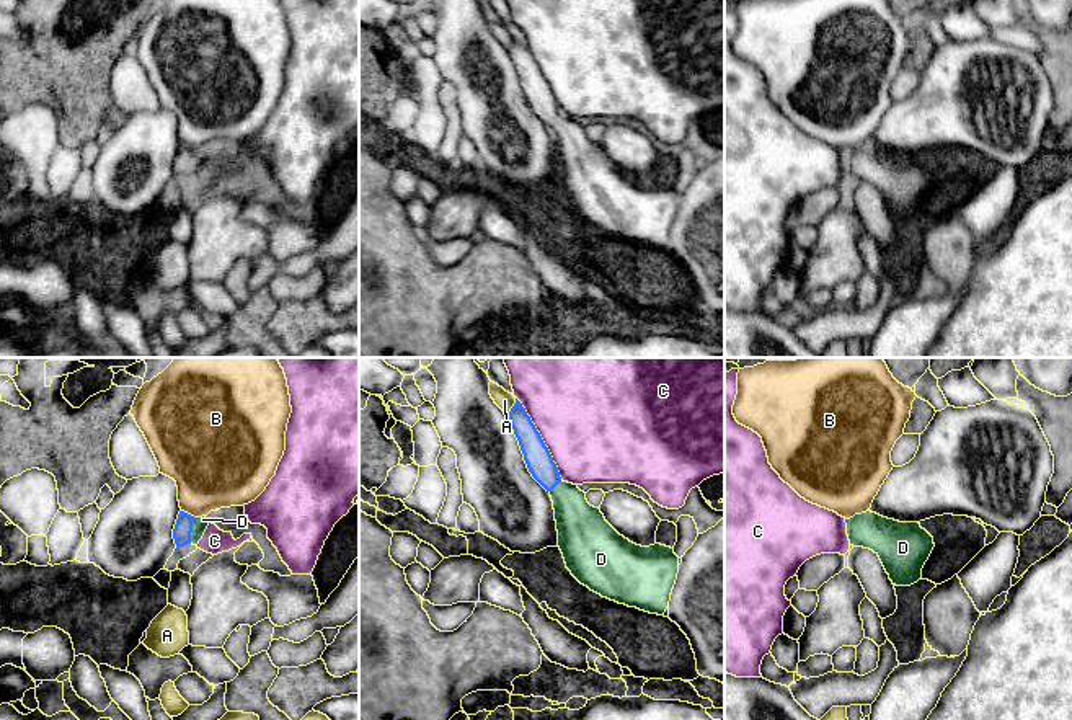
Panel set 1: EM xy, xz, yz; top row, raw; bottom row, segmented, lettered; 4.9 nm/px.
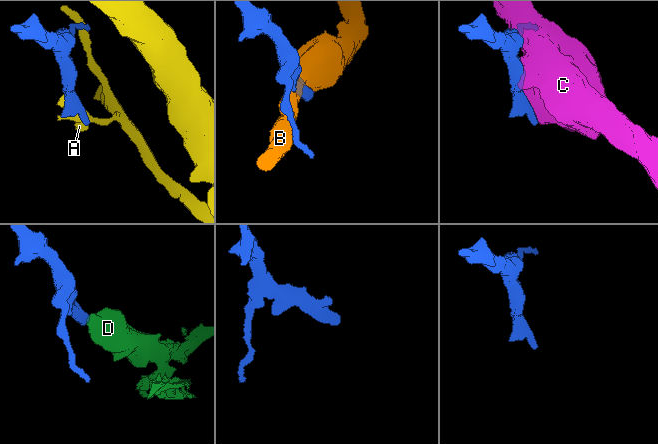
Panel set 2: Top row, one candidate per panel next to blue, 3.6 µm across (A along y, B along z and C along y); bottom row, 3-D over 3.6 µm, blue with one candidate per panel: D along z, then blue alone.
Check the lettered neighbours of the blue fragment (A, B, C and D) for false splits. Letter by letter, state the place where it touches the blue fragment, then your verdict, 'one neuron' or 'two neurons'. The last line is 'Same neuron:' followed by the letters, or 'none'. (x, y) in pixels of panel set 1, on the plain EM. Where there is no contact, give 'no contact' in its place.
A: xz (513, 41) | two neurons
B: xy (186, 147) | two neurons
C: xz (540, 72) | two neurons
D: xy (191, 165) | one neuron
Same neuron: D

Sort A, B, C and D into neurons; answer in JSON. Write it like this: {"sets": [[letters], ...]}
{"sets": [["A"], ["B"], ["C"], ["D"]]}

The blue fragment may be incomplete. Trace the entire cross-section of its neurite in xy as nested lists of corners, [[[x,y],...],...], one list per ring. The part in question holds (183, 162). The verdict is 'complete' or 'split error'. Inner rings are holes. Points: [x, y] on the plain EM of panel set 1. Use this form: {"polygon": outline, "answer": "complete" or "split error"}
{"polygon": [[[179,145],[173,163],[173,173],[175,173],[176,183],[184,181],[188,178],[197,180],[207,160],[209,157],[206,150],[194,152],[184,145]]], "answer": "split error"}

